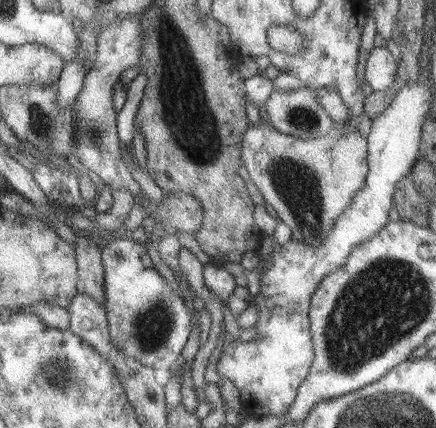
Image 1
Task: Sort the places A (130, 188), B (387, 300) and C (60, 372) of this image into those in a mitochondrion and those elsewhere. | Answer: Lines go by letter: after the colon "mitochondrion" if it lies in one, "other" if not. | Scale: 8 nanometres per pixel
A: other
B: mitochondrion
C: mitochondrion

